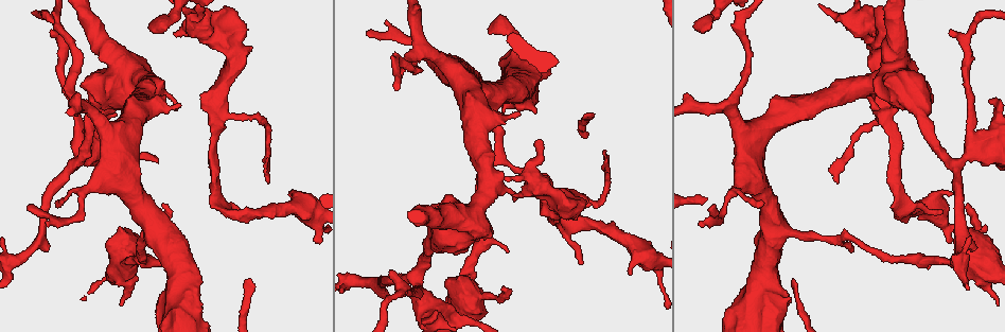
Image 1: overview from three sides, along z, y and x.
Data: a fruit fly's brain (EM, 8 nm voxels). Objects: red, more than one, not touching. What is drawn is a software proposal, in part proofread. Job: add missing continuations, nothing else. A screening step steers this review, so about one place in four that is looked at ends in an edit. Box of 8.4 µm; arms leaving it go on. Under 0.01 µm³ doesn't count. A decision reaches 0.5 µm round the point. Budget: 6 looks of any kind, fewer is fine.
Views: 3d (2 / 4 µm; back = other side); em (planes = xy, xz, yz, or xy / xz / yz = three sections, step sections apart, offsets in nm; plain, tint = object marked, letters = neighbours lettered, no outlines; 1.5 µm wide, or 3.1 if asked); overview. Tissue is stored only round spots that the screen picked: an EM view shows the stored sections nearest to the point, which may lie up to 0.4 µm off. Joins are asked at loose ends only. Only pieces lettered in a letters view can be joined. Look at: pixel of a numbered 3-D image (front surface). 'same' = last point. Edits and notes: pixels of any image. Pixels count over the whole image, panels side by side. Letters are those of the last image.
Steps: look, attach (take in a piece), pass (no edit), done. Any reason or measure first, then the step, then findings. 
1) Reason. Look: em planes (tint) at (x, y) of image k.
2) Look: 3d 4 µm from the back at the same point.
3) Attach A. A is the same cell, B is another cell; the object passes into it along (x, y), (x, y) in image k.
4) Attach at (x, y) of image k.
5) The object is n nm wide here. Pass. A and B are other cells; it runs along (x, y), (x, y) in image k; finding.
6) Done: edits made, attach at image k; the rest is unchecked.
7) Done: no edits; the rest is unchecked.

Branch stops here. Look: 3d 2 µm at (390, 272) of image 1.

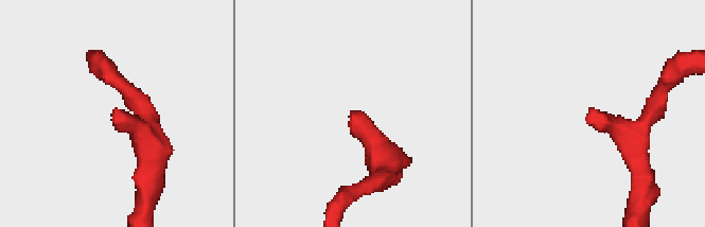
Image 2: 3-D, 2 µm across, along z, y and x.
Look: em planes (tint) at (350, 114) of image 2.

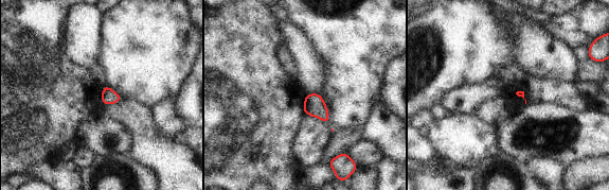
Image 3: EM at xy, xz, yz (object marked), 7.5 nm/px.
What lies round it. Look: em planes (letters) at the same point.

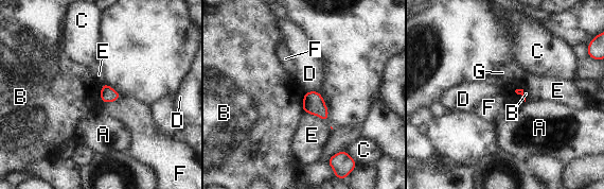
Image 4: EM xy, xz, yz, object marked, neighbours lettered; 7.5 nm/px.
Pass. A, B, C, D, E, F and G are other cells; a border runs along (317, 90), (304, 92) in image 4; none of them fits.

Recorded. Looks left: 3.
Long arm stops here. Look: 3d 4 µm at (711, 24) of image 1.

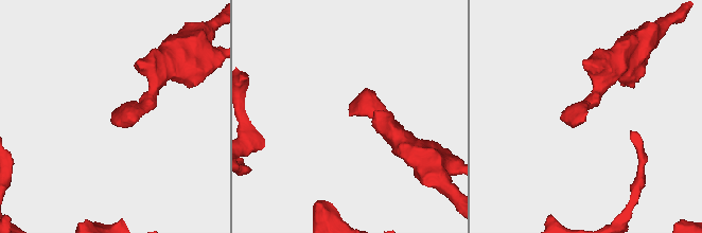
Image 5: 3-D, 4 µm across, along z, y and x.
Look: em xz step 4 (tint) at (114, 113) of image 5.

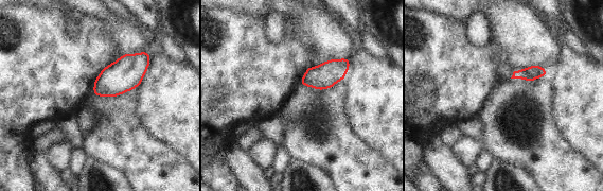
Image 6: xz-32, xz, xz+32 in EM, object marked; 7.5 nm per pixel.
Look: em planes (letters) at the same point.

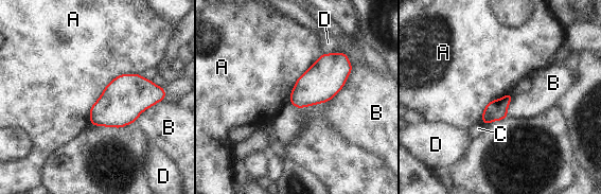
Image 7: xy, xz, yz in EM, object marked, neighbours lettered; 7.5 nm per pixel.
Pass. A, B, C and D are other cells; a border runs along (139, 73), (105, 87), (90, 123) in image 7; none of them fits.

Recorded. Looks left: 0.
Done: no edits; the rest is unchecked.

